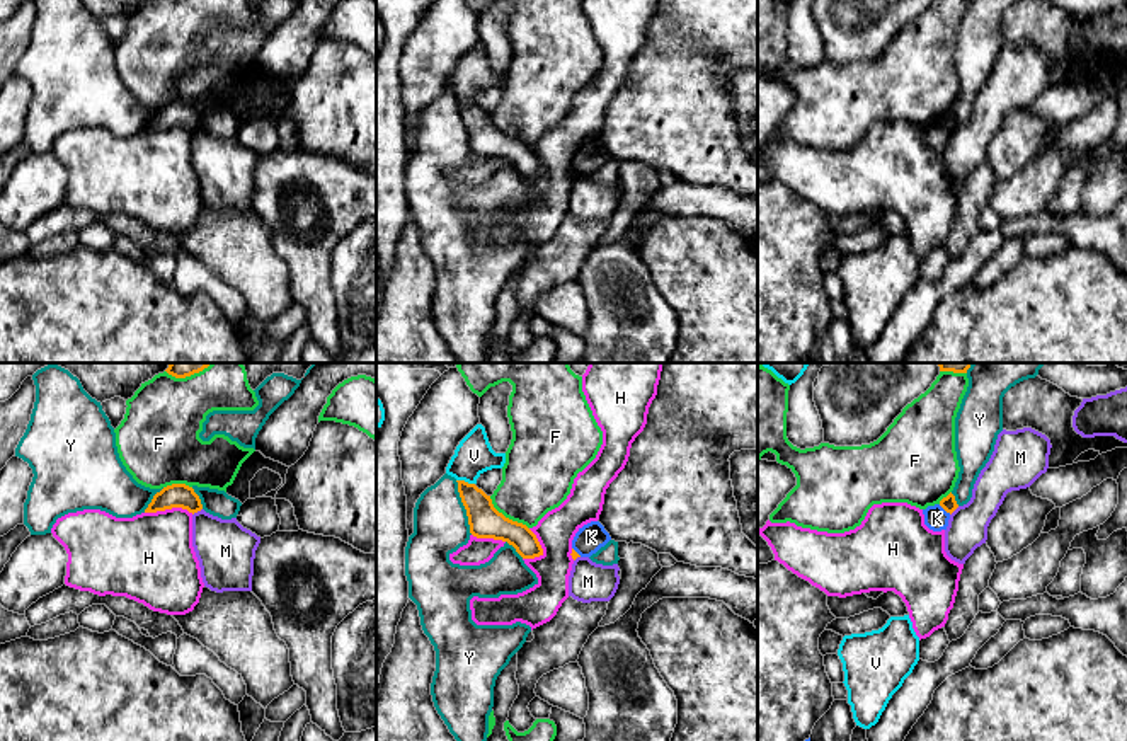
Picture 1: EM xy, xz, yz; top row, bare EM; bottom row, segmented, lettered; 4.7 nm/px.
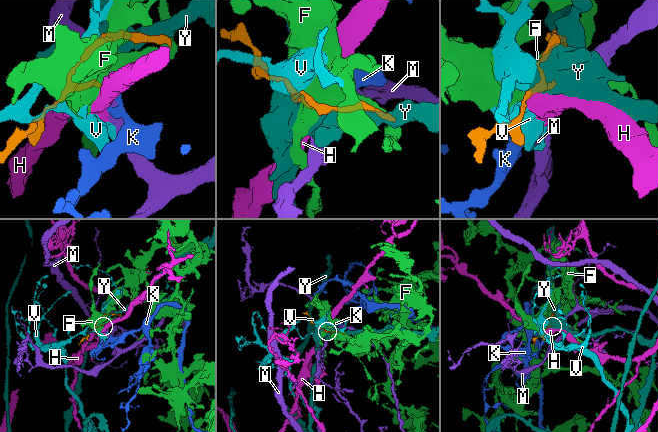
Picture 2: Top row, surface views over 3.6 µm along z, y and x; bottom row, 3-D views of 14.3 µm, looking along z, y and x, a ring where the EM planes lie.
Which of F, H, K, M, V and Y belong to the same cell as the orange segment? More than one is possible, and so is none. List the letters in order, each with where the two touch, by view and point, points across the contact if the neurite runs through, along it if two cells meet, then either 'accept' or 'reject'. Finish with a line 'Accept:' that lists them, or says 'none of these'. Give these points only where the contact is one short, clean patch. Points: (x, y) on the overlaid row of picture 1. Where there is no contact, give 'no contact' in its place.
F: xz (504, 516) | reject
H: xy (169, 508) | reject
K: yz (945, 510) | along yz (938, 505), (950, 513) | reject
M: xy (196, 511) | along xy (201, 508), (193, 515) | reject
V: xz (463, 481) | reject
Y: xz (465, 508) | reject
Accept: none of these

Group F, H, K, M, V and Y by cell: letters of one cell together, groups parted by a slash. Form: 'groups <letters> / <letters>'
groups F / H / K / M / V / Y

